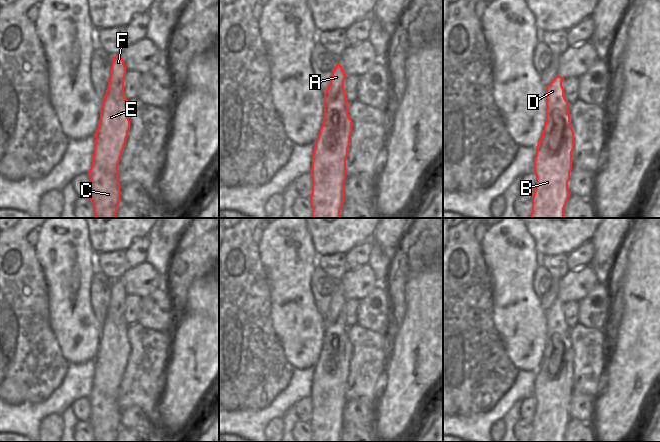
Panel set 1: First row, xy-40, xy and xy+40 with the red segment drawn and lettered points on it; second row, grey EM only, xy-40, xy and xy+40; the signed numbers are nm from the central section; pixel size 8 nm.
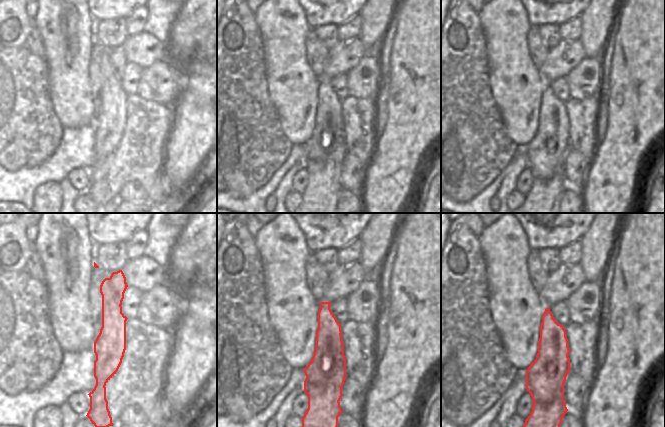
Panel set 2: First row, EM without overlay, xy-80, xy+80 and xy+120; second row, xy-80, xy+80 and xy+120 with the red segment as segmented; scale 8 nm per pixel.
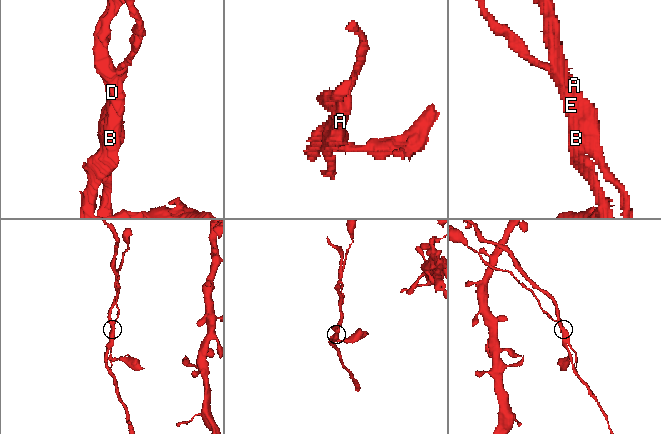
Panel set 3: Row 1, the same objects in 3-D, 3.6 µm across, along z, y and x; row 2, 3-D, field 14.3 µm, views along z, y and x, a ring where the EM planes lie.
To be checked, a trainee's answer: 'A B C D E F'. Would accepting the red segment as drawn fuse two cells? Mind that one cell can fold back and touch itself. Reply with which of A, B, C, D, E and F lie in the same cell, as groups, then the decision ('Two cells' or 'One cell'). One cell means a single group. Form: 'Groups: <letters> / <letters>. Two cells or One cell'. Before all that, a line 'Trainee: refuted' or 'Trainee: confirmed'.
Trainee: refuted
Groups: A D F / B C E. Two cells

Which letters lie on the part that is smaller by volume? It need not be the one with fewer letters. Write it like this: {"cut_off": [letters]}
{"cut_off": ["A", "D", "F"]}

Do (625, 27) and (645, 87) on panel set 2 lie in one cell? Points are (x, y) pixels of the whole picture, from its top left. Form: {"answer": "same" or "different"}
{"answer": "same"}

